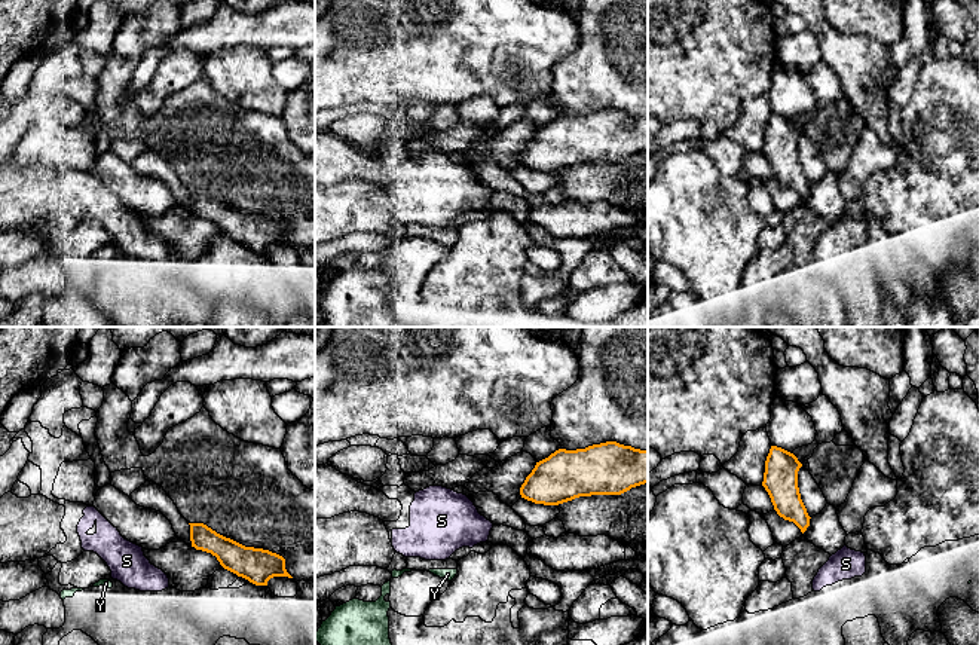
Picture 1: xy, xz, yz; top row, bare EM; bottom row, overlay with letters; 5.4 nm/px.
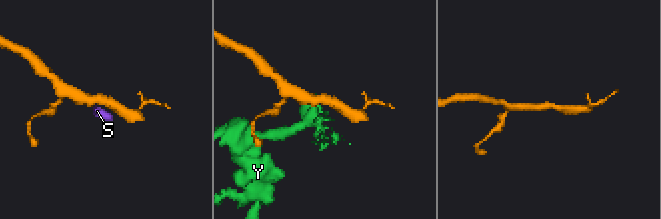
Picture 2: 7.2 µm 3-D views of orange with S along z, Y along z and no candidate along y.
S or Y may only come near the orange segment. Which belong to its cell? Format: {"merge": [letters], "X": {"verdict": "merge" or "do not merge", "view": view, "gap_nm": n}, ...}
{"merge": [], "S": {"verdict": "do not merge", "view": "yz", "gap_nm": 200}, "Y": {"verdict": "do not merge", "view": "xy", "gap_nm": 480}}

